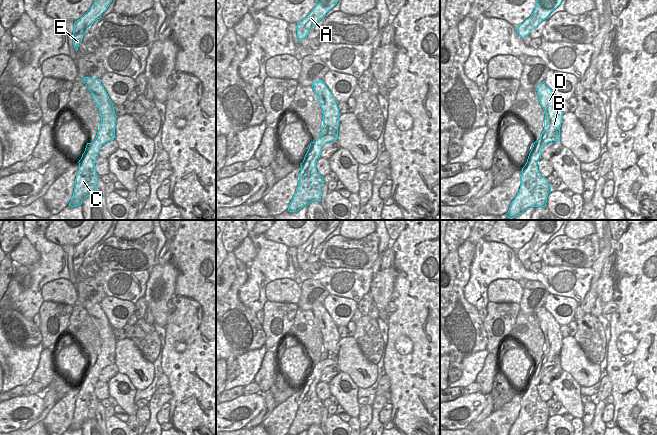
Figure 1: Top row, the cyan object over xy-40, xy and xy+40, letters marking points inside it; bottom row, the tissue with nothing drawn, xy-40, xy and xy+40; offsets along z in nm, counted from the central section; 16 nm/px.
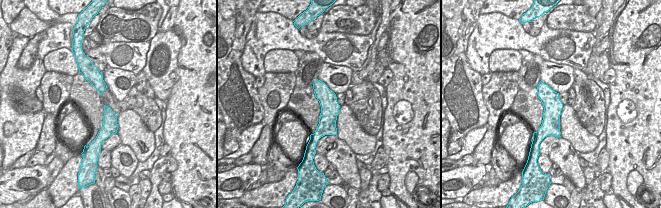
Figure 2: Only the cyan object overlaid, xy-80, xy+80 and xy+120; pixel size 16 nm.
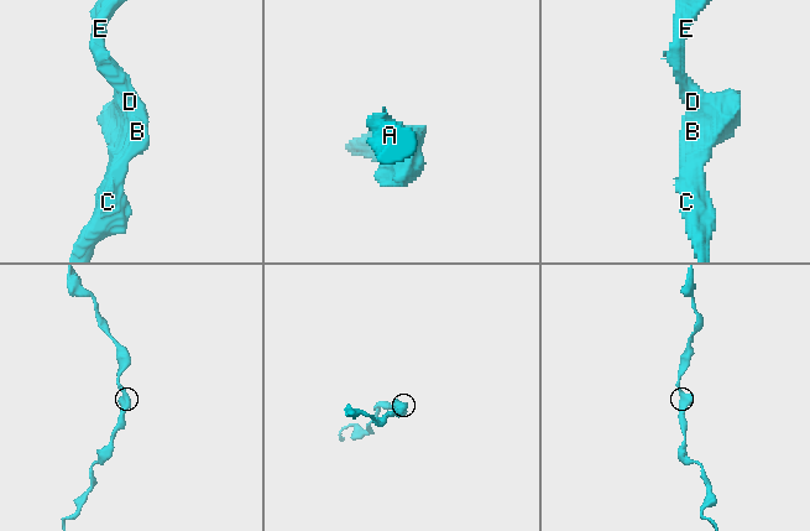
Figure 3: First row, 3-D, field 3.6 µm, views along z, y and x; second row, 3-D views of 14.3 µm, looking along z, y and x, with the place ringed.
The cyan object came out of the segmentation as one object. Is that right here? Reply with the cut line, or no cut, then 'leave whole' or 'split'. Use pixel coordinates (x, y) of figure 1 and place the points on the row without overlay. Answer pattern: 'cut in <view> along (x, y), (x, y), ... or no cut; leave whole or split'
no cut; leave whole

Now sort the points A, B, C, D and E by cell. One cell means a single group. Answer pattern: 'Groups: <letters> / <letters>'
Groups: A B C D E.

